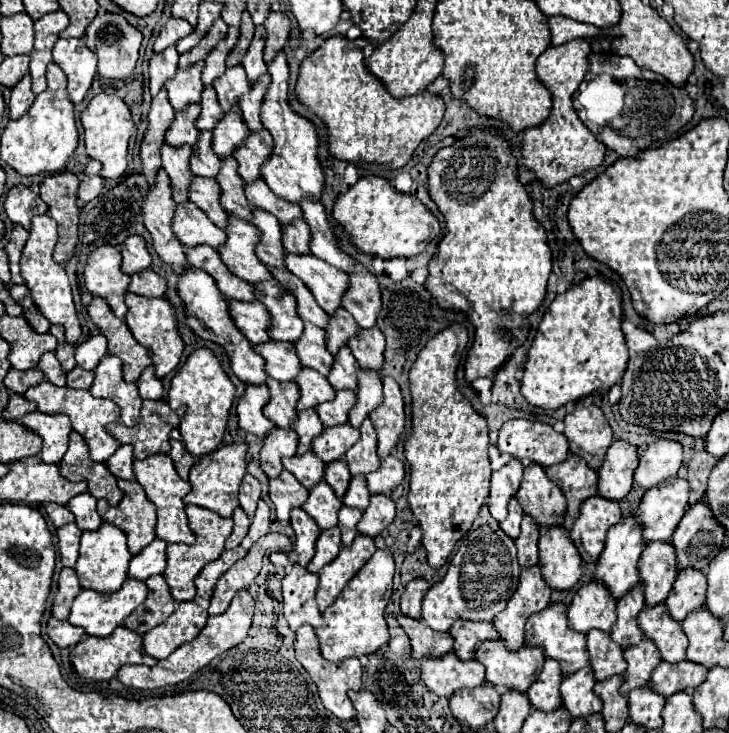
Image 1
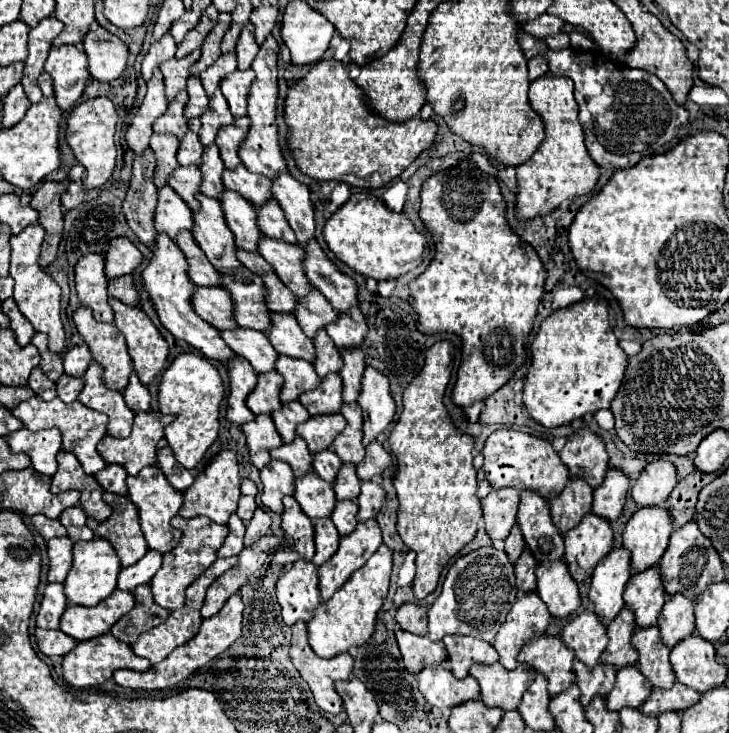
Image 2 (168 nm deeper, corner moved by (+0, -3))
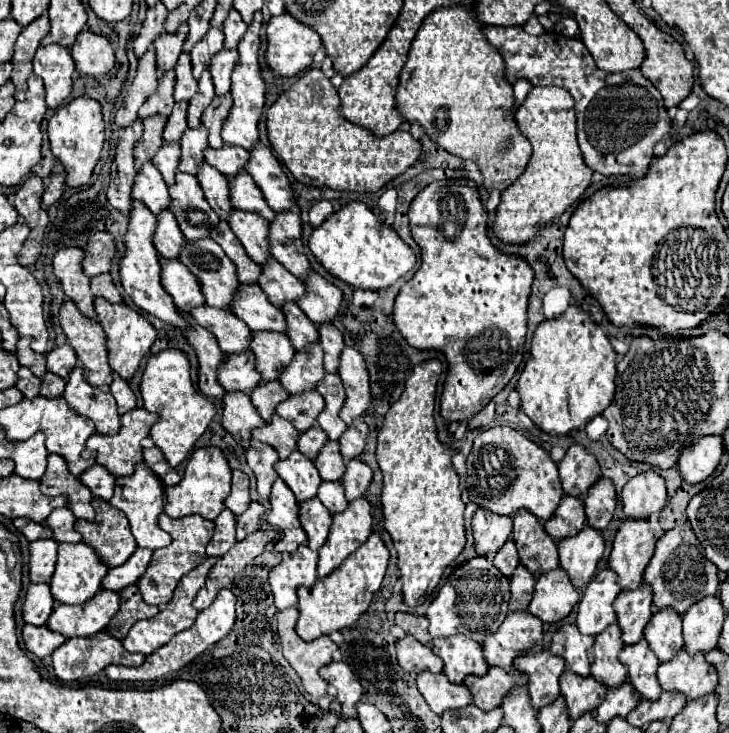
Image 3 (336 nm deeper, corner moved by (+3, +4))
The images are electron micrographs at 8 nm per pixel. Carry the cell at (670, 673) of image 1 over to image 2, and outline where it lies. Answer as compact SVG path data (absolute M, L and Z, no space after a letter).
M675 683L669 691L661 691L661 689L653 689L649 699L639 707L639 711L643 711L643 715L651 715L651 717L657 717L665 711L685 711L689 709L691 705L695 705L699 701L699 693L689 689L689 687L683 687L681 683Z

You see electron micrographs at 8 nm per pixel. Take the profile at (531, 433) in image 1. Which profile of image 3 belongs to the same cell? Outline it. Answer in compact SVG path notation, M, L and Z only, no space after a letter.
M494 426L480 432L474 438L474 446L466 458L466 464L466 490L470 500L482 508L488 508L490 512L512 516L524 508L536 518L548 520L548 516L552 516L556 510L560 496L564 494L558 466L548 452L508 426Z

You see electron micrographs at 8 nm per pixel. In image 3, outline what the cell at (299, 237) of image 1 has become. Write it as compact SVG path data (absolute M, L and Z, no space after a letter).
M240 172L240 176L236 176L236 180L230 180L230 188L232 188L232 206L234 208L238 208L242 212L258 214L270 222L276 218L276 212L264 202L260 188L254 184L252 176L248 176L246 172Z

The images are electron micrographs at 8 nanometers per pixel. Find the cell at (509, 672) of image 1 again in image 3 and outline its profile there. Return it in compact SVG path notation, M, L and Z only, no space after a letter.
M488 668L488 672L484 676L466 676L466 686L472 690L474 696L474 704L482 710L492 710L496 706L502 704L504 696L508 694L508 690L516 684L520 684L520 678L524 682L526 674L512 670L506 672L502 668Z

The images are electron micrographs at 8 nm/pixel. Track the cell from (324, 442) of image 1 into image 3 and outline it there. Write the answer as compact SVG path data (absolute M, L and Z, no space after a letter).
M304 392L304 396L290 396L276 408L276 414L292 422L298 432L306 432L316 424L316 418L324 410L324 398L320 392Z

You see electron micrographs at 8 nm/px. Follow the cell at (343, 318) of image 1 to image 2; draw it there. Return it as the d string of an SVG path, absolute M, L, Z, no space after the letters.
M311 291L311 295L305 295L303 299L297 297L293 315L295 319L299 319L299 327L303 327L303 333L309 339L313 339L317 329L337 319L337 311L329 305L329 301L319 291Z

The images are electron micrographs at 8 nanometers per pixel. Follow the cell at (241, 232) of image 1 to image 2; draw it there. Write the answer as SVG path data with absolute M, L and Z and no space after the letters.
M201 193L195 195L195 199L201 203L199 211L193 213L191 235L195 243L201 247L215 269L241 267L241 263L235 259L235 239L223 219L221 203Z

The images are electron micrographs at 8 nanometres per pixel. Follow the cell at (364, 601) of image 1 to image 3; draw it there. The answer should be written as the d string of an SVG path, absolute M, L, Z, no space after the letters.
M372 534L362 544L362 548L356 550L356 554L350 554L346 562L340 564L340 568L336 568L324 580L318 580L314 588L298 588L298 610L300 610L300 618L296 624L298 636L306 642L312 642L320 636L330 636L332 632L354 626L360 620L360 616L368 610L374 594L380 590L388 558L390 552L384 546L382 538L378 534Z

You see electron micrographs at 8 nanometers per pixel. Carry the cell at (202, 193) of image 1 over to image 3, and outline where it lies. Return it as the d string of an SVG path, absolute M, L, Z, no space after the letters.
M164 142L164 146L160 148L160 152L152 158L152 164L162 172L164 182L168 186L174 186L174 176L178 170L178 162L180 162L180 144L172 142Z

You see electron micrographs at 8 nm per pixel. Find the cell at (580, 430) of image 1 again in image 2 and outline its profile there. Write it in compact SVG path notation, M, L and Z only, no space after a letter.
M579 429L573 433L559 457L567 465L571 477L587 481L593 489L603 483L609 457L603 441L589 429Z

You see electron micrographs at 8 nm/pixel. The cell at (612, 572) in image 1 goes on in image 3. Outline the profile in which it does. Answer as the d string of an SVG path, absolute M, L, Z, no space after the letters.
M610 568L600 570L592 582L588 584L580 608L578 608L578 618L576 626L584 634L600 634L608 624L616 622L616 612L614 612L614 600L620 592L618 576Z

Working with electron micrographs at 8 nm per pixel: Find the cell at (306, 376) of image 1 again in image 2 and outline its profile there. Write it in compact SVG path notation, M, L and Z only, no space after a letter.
M279 355L275 369L283 375L283 391L279 393L281 401L297 401L303 391L315 389L319 385L319 375L313 365L303 359L291 359L287 355Z

